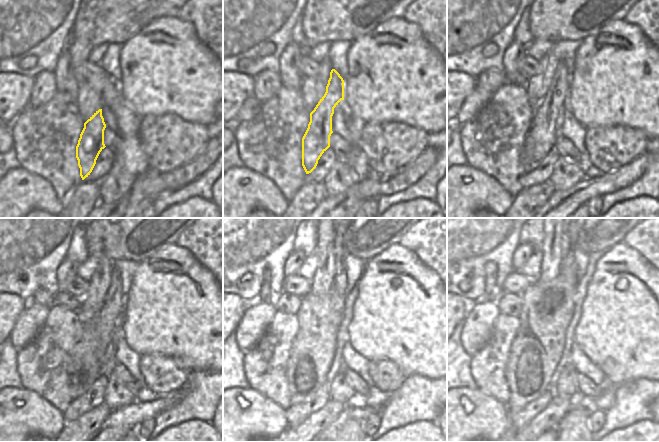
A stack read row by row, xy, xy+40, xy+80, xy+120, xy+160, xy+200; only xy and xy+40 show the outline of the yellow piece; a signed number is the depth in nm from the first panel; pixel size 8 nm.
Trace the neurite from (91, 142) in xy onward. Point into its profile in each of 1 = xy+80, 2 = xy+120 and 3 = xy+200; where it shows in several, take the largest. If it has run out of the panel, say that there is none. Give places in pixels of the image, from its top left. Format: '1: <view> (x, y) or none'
1: xy+80 (540, 140)
2: xy+120 (112, 309)
3: xy+200 (567, 266)

